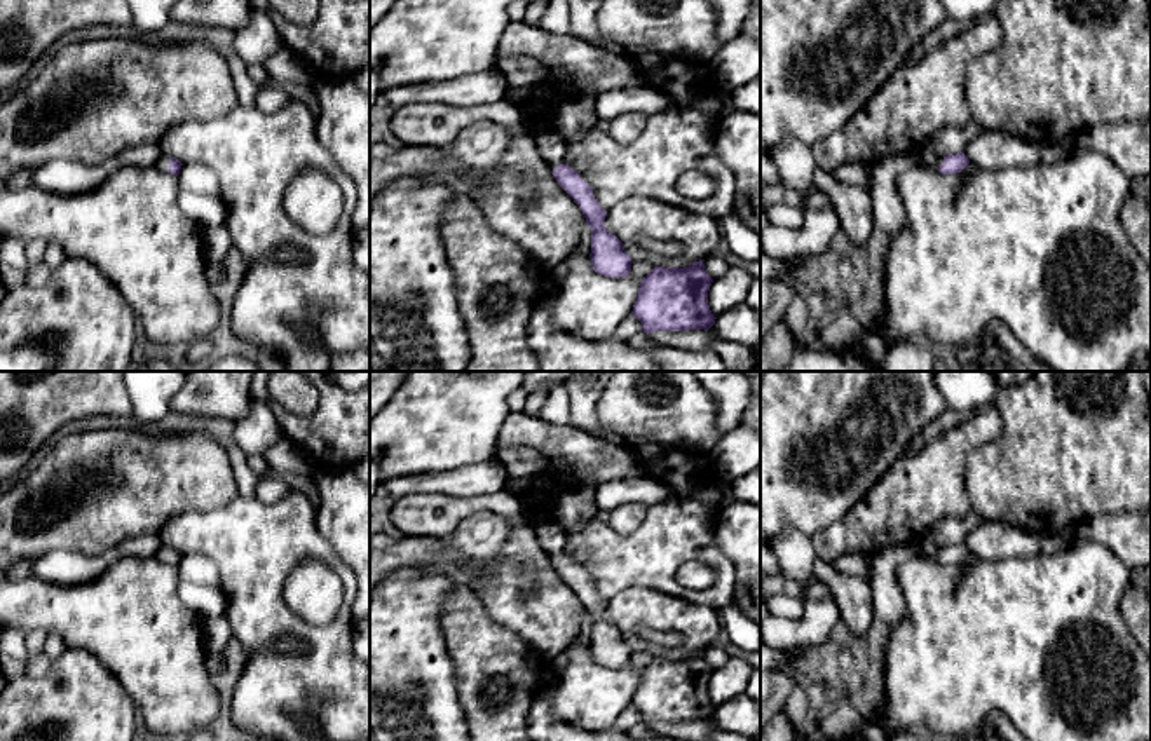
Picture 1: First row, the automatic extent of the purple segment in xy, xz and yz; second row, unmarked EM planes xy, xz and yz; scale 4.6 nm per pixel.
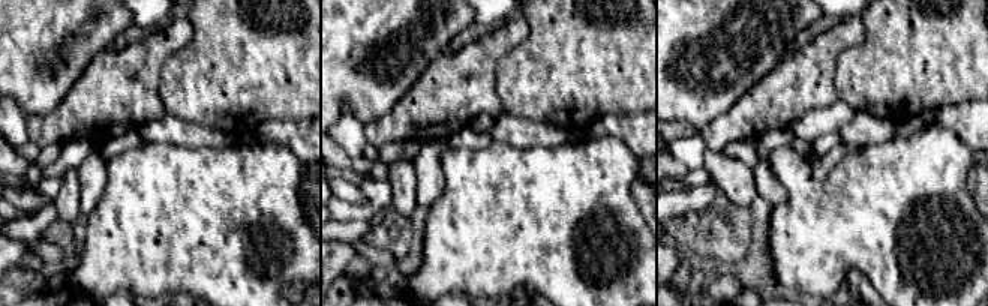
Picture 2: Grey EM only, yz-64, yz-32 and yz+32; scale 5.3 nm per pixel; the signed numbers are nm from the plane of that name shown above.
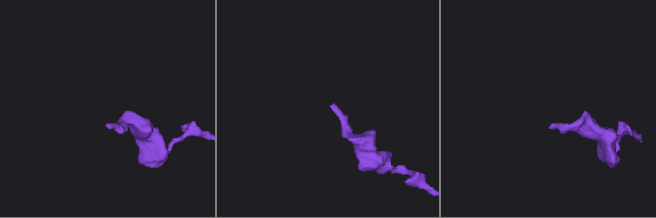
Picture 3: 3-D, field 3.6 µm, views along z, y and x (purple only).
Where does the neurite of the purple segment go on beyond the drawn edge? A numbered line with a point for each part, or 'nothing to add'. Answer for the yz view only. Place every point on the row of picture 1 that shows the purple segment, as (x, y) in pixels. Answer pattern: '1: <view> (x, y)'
1: yz (925, 159)

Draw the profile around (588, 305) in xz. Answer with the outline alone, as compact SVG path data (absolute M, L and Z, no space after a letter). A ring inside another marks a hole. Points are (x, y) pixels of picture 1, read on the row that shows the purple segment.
M581 244L565 260L567 275L553 286L553 323L558 330L586 340L607 340L631 314L640 282L654 270L644 260L631 262L626 277L605 277L593 270Z

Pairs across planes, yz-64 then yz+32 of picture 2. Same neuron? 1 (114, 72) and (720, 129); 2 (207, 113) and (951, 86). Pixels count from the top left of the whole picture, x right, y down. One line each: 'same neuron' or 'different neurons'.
1: same neuron
2: same neuron

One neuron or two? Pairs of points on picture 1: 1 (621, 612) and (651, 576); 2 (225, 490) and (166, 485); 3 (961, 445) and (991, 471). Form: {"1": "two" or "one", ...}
{"1": "two", "2": "one", "3": "two"}

